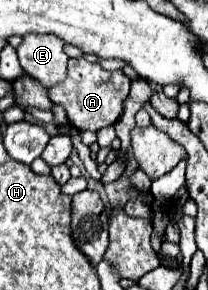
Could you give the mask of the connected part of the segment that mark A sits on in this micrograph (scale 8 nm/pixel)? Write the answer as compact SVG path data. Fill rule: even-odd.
M70 59L66 81L50 87L48 93L56 105L64 107L72 127L78 131L100 131L102 127L116 125L124 113L124 101L130 93L130 79L122 71L104 71L98 63L88 63L86 59Z

